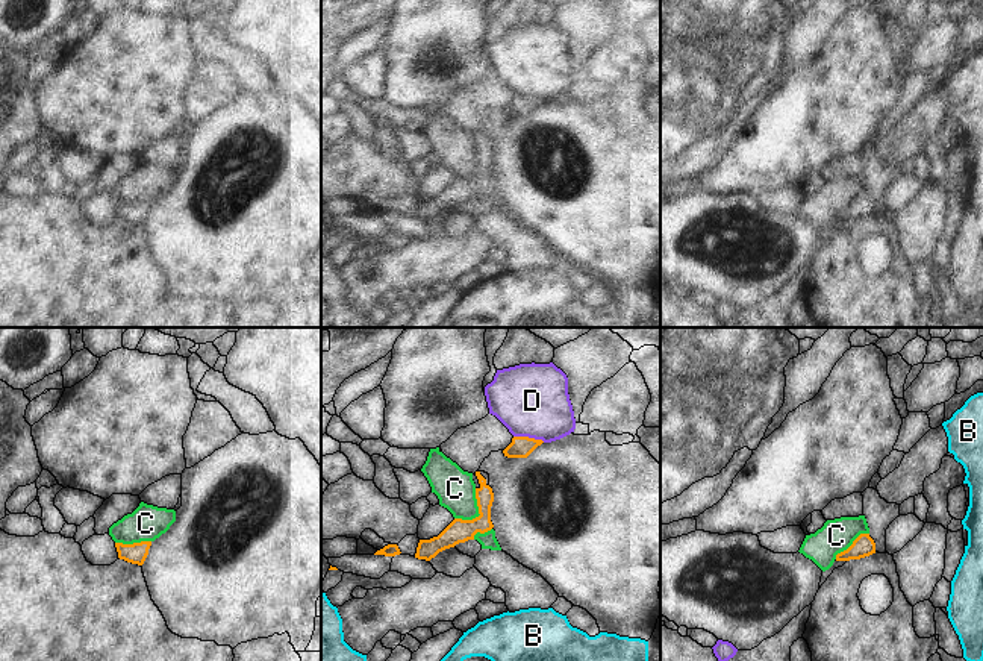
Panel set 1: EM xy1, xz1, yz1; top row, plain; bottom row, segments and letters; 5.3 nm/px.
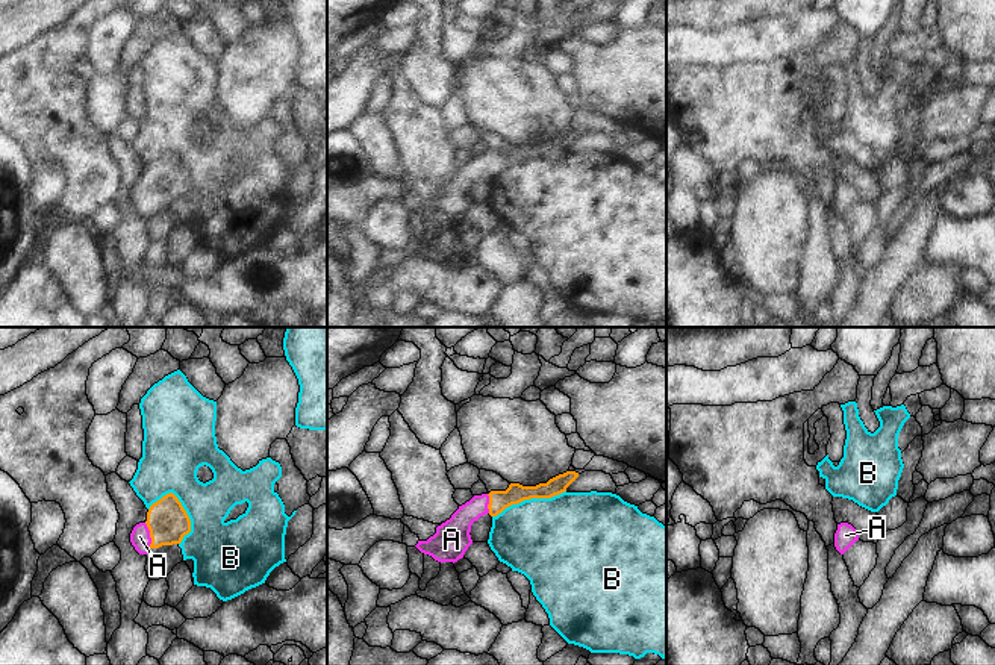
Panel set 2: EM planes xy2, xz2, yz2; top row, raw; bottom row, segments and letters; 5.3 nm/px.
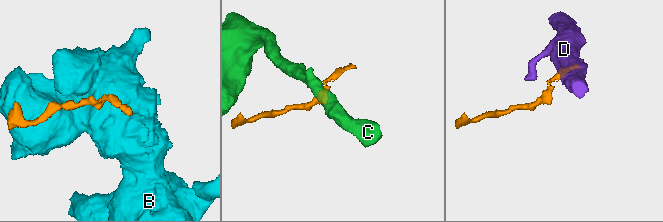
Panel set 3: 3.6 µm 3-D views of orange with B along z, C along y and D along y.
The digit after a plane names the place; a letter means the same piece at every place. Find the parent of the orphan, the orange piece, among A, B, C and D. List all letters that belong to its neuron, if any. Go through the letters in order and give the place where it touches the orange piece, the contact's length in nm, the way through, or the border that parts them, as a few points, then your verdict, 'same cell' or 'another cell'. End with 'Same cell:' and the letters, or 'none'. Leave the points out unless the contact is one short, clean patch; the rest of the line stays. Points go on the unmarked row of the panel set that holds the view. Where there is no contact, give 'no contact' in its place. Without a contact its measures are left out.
A: contact xy2 (150, 196); length 140 nm; way xy2 (167, 181), (150, 196), (140, 197); same cell
B: contact xy2 (188, 179); length 300 nm; another cell
C: contact xz1 (479, 173); length 200 nm; border xz1 (476, 149), (479, 175), (471, 179), (455, 179); another cell
D: contact xz1 (527, 97); length 170 nm; border xz1 (514, 96), (527, 96), (544, 102); another cell
Same cell: A

